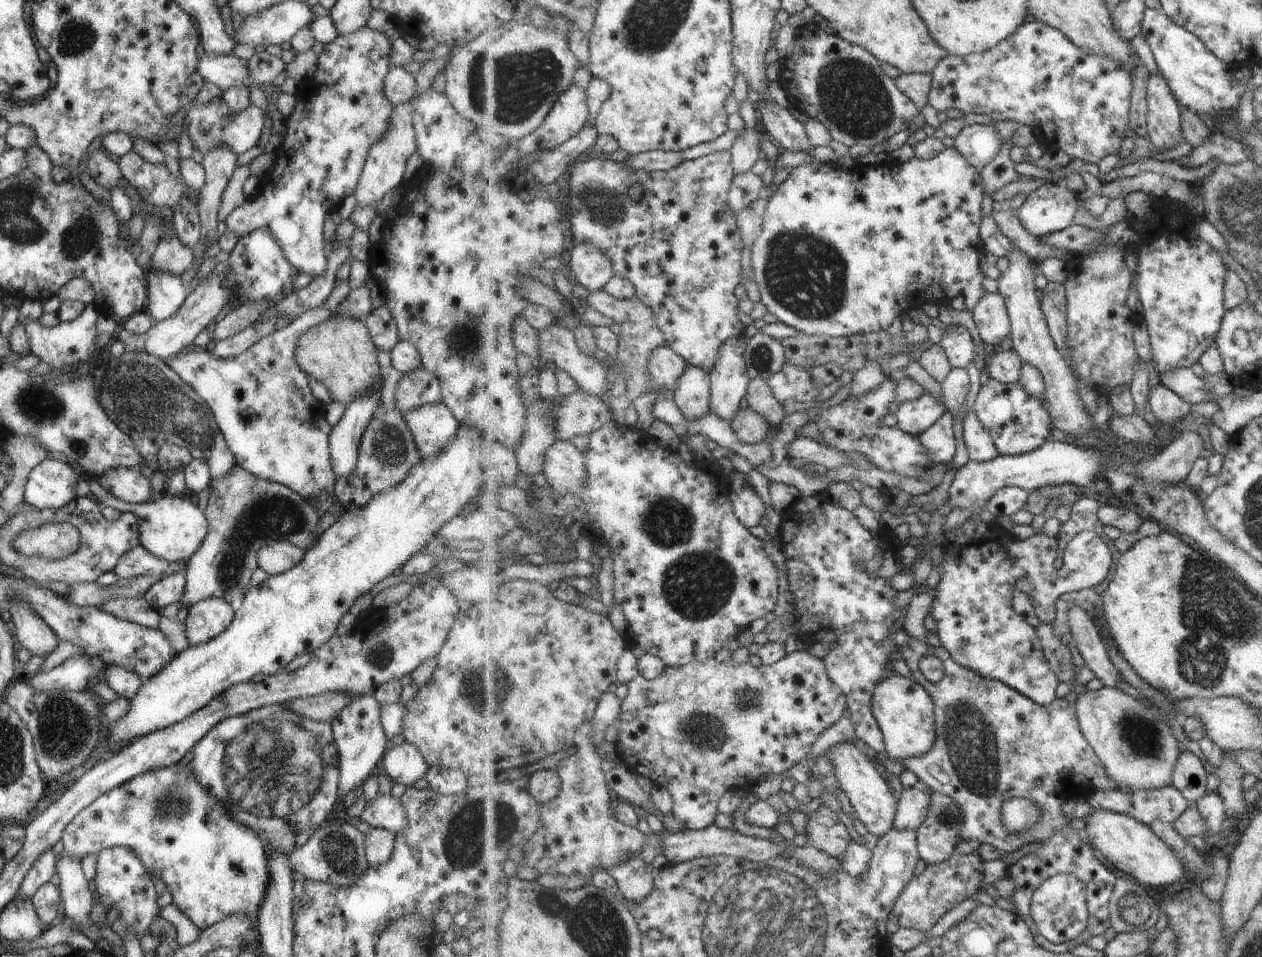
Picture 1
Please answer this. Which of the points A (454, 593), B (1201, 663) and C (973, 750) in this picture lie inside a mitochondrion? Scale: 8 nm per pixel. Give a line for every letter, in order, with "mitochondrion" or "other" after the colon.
A: other
B: mitochondrion
C: mitochondrion

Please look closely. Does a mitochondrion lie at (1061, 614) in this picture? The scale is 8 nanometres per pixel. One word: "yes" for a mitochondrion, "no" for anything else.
yes

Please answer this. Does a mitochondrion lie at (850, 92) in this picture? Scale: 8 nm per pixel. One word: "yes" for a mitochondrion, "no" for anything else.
yes

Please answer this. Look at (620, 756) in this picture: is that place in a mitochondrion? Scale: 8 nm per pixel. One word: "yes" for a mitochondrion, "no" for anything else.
no

